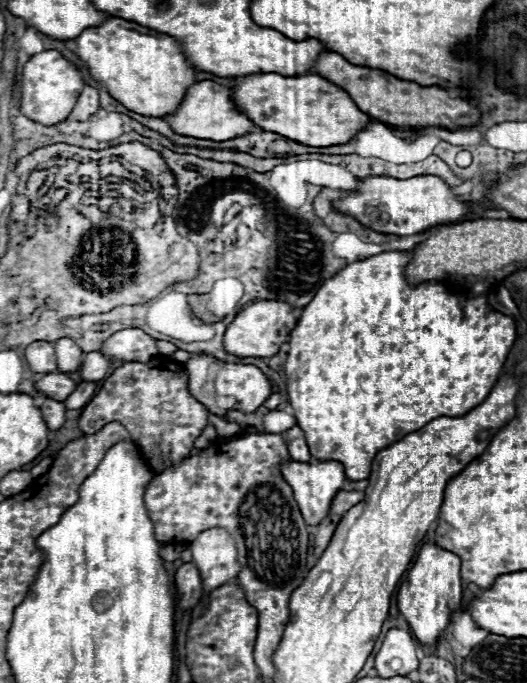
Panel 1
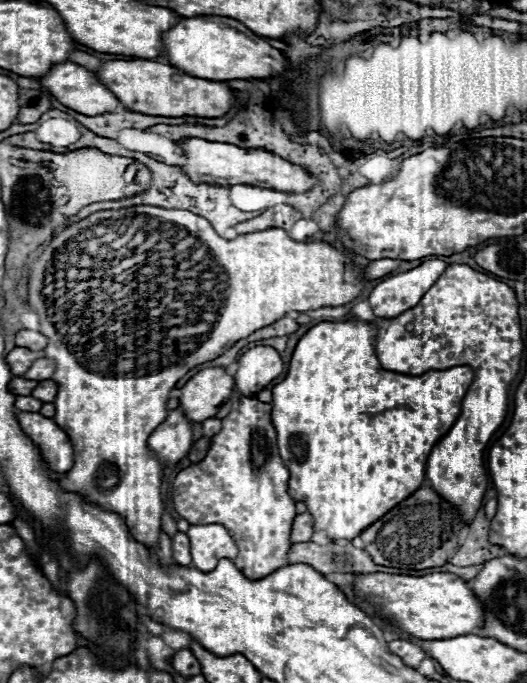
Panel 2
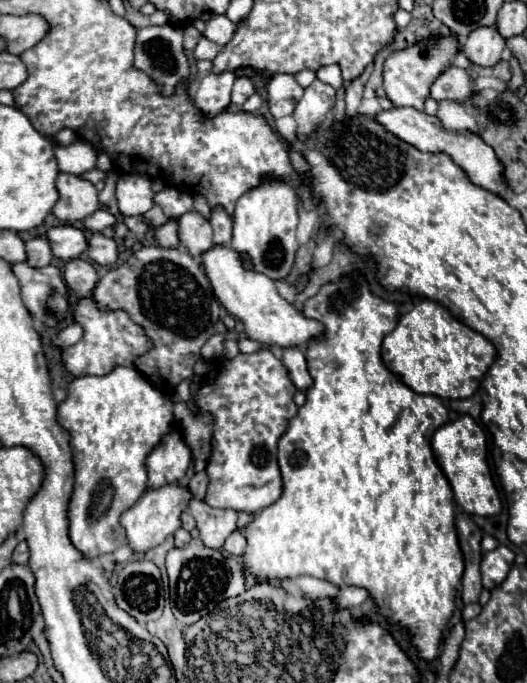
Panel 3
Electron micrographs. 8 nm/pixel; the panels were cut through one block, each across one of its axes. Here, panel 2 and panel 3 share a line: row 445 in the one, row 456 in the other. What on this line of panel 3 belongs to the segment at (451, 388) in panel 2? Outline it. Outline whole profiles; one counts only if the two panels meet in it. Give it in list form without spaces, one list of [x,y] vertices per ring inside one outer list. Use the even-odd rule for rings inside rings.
[[[356,270],[352,274],[344,274],[340,276],[338,282],[328,282],[324,284],[316,296],[308,298],[304,302],[304,312],[306,318],[314,318],[318,322],[324,324],[324,332],[320,336],[314,336],[308,344],[306,344],[306,362],[308,362],[308,372],[312,376],[312,386],[306,390],[306,402],[304,406],[298,408],[298,414],[290,420],[288,430],[284,432],[284,436],[278,442],[278,464],[280,464],[280,472],[284,478],[284,490],[282,496],[270,504],[268,508],[264,508],[258,516],[254,516],[254,520],[246,526],[244,536],[248,540],[246,552],[244,552],[244,560],[248,570],[260,578],[260,580],[268,580],[274,582],[278,578],[294,578],[300,574],[308,574],[308,576],[316,576],[316,578],[324,578],[334,582],[336,586],[344,588],[350,584],[362,586],[370,592],[370,596],[376,600],[376,604],[380,606],[380,610],[390,616],[392,620],[396,620],[400,626],[408,628],[414,638],[414,646],[420,650],[420,656],[426,660],[434,660],[438,656],[438,646],[440,646],[440,638],[442,638],[442,628],[446,626],[448,618],[454,612],[454,598],[456,598],[456,586],[462,578],[464,572],[464,556],[460,552],[458,546],[458,534],[456,534],[456,506],[454,506],[454,492],[450,482],[446,480],[442,468],[438,466],[434,452],[432,452],[432,434],[450,422],[448,416],[448,408],[444,406],[444,400],[434,396],[434,394],[416,394],[410,386],[406,386],[398,374],[394,374],[382,360],[382,342],[384,338],[396,328],[396,322],[400,318],[400,304],[378,298],[372,294],[368,278],[364,276],[362,270]]]

